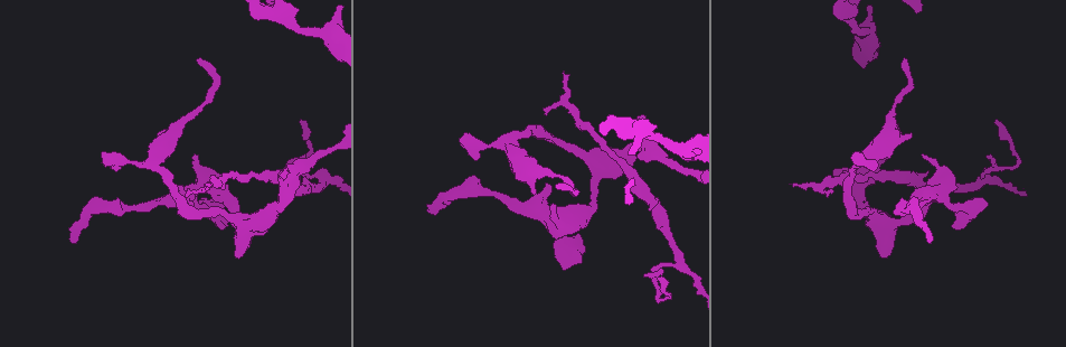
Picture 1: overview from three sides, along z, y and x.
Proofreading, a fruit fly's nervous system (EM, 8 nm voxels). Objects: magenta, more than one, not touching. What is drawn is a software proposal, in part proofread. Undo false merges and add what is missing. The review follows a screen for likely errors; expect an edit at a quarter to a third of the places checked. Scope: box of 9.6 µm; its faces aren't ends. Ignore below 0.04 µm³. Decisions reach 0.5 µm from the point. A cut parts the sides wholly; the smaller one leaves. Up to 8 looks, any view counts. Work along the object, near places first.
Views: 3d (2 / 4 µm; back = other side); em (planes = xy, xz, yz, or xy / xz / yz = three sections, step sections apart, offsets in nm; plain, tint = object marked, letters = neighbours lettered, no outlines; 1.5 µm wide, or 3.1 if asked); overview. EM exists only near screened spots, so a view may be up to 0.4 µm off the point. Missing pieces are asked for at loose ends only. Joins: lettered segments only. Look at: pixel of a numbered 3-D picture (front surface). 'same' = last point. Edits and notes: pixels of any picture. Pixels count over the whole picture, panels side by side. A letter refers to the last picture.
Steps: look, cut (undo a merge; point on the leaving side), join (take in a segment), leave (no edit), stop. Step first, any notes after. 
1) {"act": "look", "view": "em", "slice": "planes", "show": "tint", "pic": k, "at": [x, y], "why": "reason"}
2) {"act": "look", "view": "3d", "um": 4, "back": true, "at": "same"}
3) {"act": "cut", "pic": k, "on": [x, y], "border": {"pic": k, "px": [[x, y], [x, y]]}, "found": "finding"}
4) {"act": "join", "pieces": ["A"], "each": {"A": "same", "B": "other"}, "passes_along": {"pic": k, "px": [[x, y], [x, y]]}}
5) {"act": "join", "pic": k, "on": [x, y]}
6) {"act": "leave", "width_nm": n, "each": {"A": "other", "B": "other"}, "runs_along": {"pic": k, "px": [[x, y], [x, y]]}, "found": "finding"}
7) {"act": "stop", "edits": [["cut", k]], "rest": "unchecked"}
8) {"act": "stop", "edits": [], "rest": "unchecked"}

{"act": "look", "view": "em", "slice": "planes", "show": "letters", "pic": 1, "at": [928, 242], "why": "end of a long branch"}

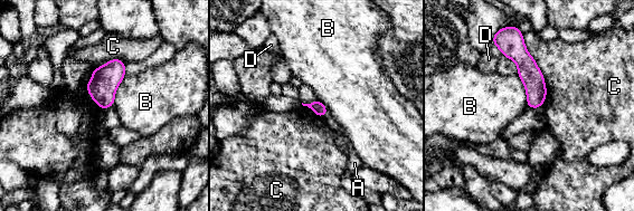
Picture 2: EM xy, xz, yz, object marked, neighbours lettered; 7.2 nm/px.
{"act": "leave", "longest_contact_nm": ["C", 550], "each": {"A": "other", "B": "other", "C": "other", "D": "other"}, "border": {"pic": 2, "px": [[522, 35], [543, 78], [542, 105]]}, "found": "none of them fits"}

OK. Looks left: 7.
{"act": "look", "view": "em", "slice": "yz", "step": 4, "show": "letters", "pic": 1, "at": [881, 258], "why": "branch stops here"}

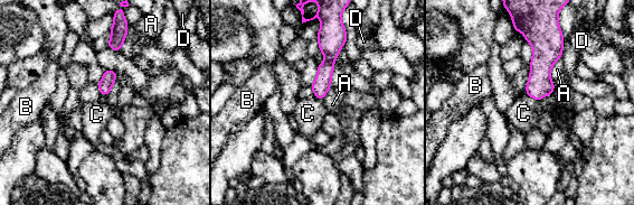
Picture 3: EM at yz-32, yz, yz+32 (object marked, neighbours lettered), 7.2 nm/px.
{"act": "look", "view": "em", "slice": "planes", "show": "letters", "at": "same", "why": "another direction"}

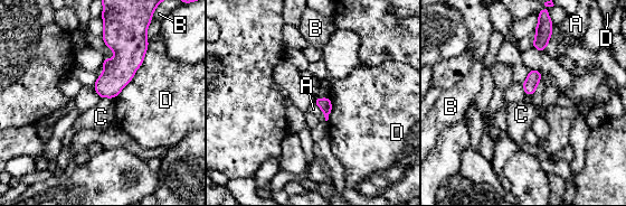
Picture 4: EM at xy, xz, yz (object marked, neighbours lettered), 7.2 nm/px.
{"act": "leave", "each": {"A": "other", "B": "other", "C": "other", "D": "other"}, "found": "no lettered segment goes on from it"}

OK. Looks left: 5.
{"act": "look", "view": "3d", "um": 2, "pic": 1, "at": [793, 184]}

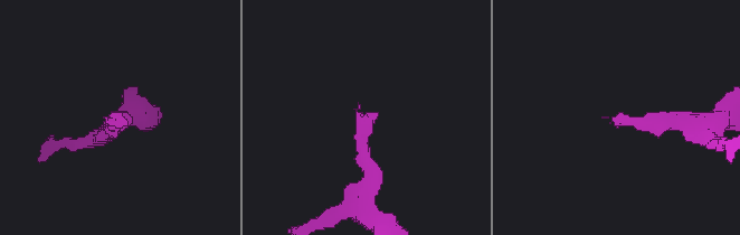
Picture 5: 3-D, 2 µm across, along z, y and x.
{"act": "look", "view": "em", "slice": "xz", "step": 8, "show": "tint", "pic": 5, "at": [108, 119]}

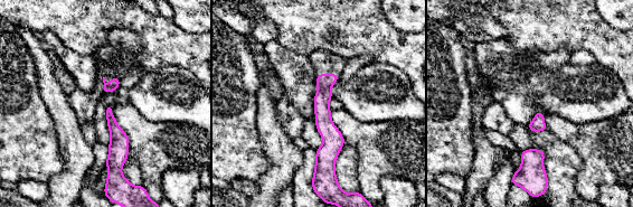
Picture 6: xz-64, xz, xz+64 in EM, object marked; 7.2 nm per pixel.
{"act": "look", "view": "em", "slice": "planes", "show": "letters", "at": "same", "why": "another direction"}

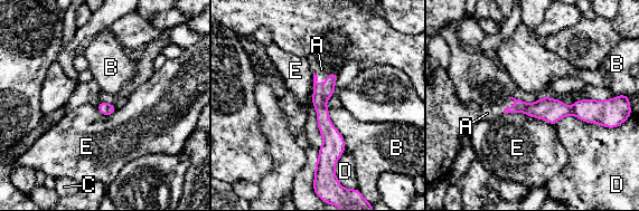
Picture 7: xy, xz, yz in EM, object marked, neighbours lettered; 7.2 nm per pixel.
{"act": "join", "pic": 7, "on": [321, 69], "longest_contact_nm": ["D", 380], "each": {"A": "same", "B": "other", "C": "other", "D": "other", "E": "other"}, "passes_along": {"pic": 7, "px": [[321, 94], [326, 78], [321, 69]]}, "found": "the cell continues"}

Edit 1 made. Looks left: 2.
{"act": "stop", "edits": [["join", 7]], "rest": "unchecked"}

